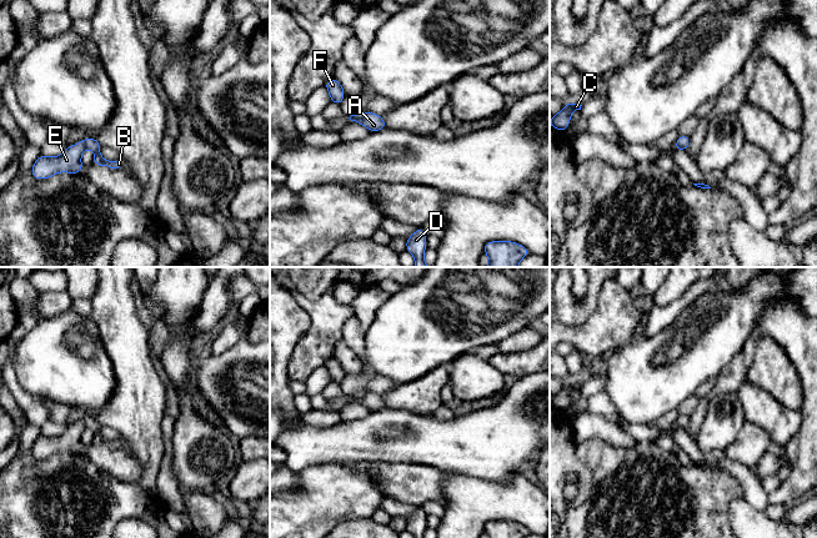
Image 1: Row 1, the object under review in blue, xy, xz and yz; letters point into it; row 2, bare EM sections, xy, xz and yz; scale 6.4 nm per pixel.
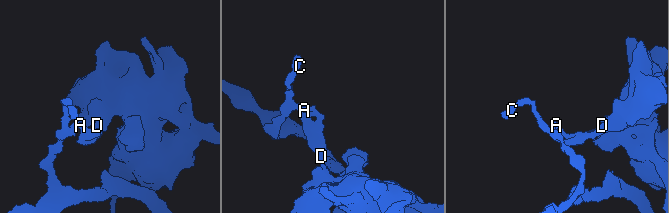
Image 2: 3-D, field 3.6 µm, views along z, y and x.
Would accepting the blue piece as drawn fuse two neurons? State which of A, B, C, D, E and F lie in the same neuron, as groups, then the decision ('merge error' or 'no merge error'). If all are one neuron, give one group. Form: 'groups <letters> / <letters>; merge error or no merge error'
groups A B D / C E F; merge error

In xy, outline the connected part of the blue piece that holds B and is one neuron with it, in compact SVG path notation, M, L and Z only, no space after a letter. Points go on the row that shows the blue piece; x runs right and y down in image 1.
M86 137L81 140L81 142L85 149L92 150L94 151L94 165L97 166L107 166L111 170L120 170L122 169L122 161L116 160L116 161L107 161L100 155L100 142L96 139L92 137Z

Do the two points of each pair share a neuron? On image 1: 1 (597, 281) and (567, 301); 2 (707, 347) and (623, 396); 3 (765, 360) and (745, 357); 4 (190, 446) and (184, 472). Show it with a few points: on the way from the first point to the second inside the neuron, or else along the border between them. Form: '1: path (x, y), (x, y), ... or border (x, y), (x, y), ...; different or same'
1: path (592, 291), (590, 300), (582, 307), (577, 307); same
2: path (686, 357), (673, 367), (645, 378); same
3: border (757, 335), (753, 362), (745, 380); different
4: path (190, 452), (190, 466); same

